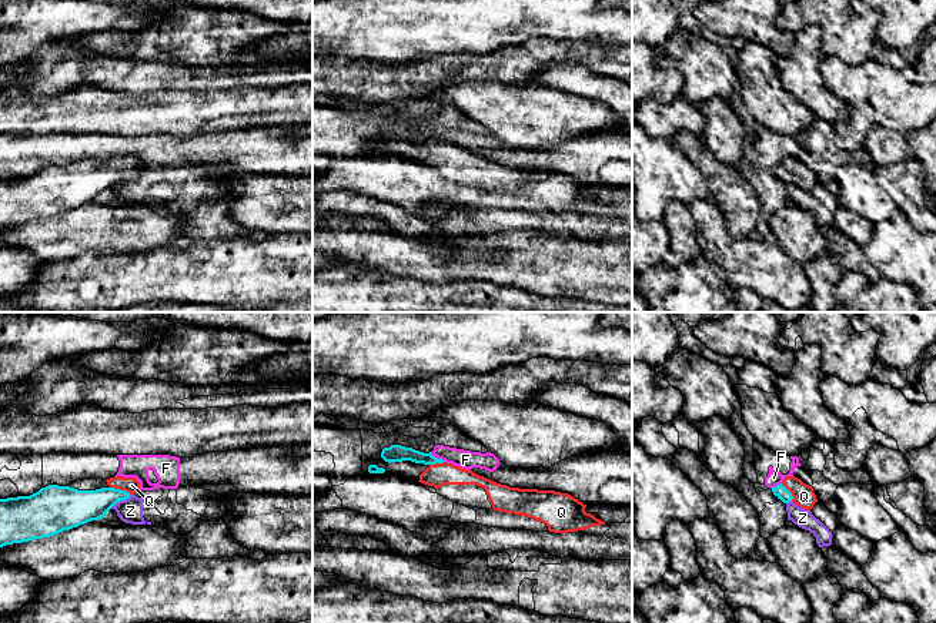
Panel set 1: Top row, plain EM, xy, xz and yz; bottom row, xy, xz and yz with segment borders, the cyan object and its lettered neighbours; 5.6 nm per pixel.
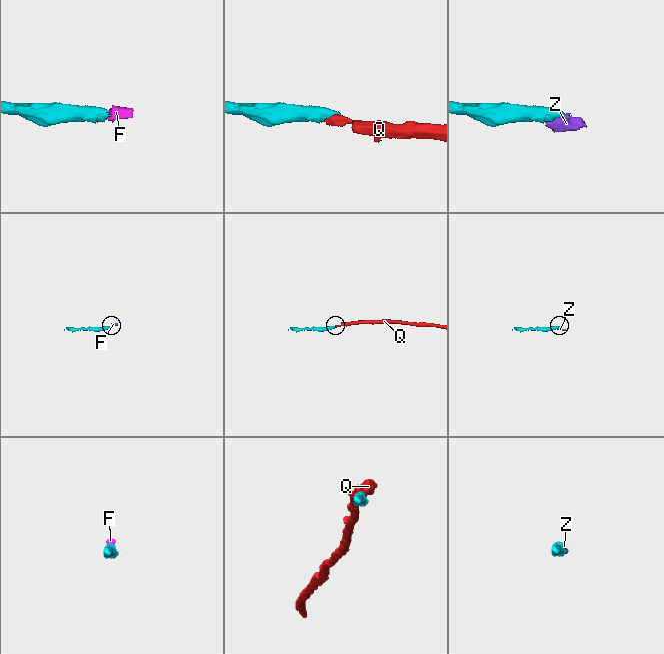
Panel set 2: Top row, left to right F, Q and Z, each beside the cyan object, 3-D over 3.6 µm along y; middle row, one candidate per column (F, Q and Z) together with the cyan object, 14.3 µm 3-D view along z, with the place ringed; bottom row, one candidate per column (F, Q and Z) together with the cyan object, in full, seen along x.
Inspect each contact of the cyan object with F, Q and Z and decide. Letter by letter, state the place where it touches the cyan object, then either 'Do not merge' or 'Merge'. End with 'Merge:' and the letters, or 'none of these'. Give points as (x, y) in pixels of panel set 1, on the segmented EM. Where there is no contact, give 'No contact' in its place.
F: Touches cyan at xz (437, 458). Do not merge
Q: Touches cyan at xy (119, 489). Merge
Z: Touches cyan at xy (120, 499). Do not merge
Merge: Q

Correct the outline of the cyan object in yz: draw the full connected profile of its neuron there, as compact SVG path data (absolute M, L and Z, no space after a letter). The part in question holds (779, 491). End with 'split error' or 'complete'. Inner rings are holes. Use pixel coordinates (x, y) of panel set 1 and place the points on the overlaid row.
M786 476L780 485L772 488L772 492L783 503L793 502L806 510L810 510L818 502L813 488L795 476Z; split error

